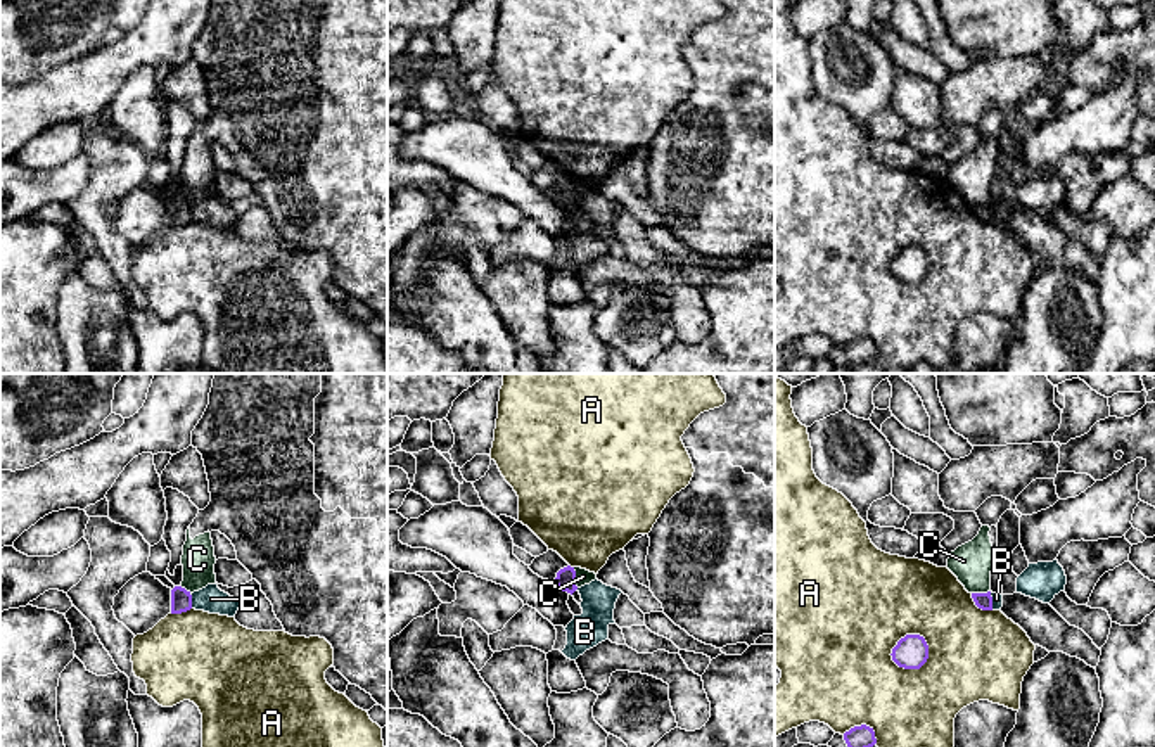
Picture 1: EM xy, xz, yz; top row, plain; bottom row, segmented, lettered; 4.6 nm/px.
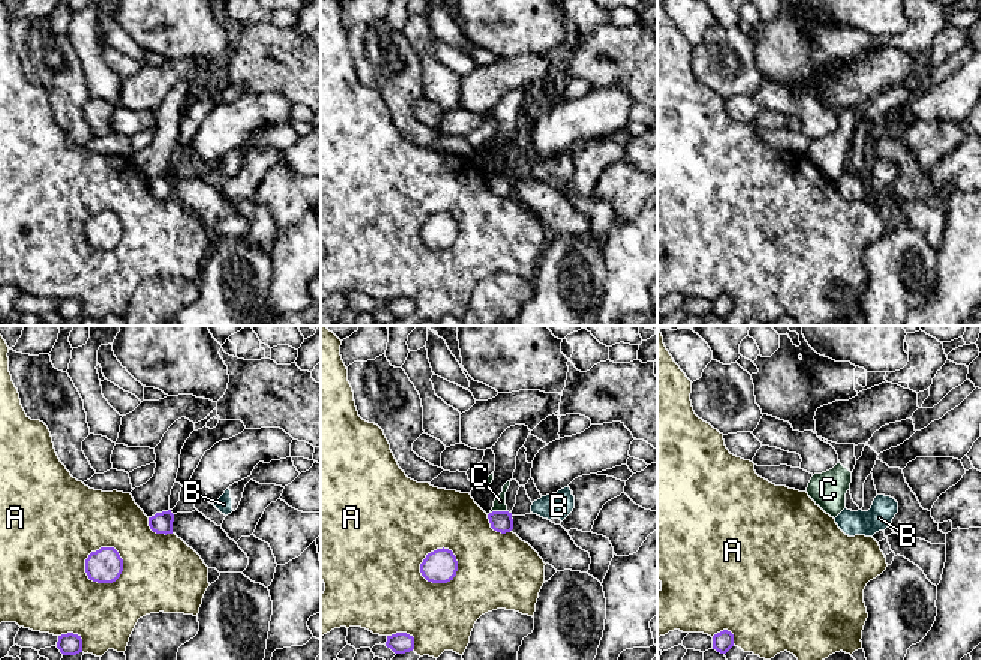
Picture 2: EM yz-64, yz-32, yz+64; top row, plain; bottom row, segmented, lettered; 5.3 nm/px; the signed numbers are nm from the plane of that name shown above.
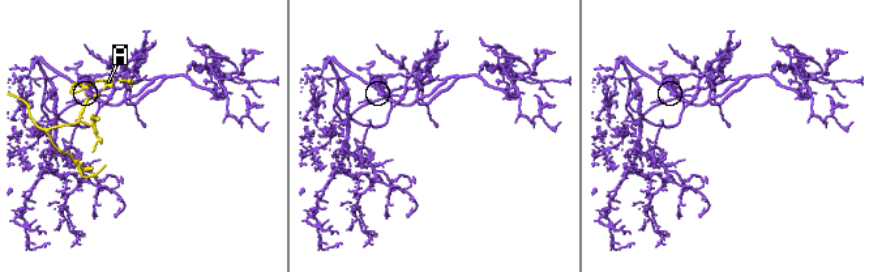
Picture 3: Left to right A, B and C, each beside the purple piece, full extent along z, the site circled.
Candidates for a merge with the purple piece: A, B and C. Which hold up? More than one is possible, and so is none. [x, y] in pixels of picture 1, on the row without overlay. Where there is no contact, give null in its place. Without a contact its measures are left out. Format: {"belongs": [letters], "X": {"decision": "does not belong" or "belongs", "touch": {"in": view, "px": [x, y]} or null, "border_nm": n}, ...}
{"belongs": [], "A": {"decision": "does not belong", "touch": {"in": "yz", "px": [908, 248]}, "border_nm": 200}, "B": {"decision": "does not belong", "touch": {"in": "xy", "px": [191, 213]}, "border_nm": 70}, "C": {"decision": "does not belong", "touch": {"in": "xz", "px": [574, 191]}, "border_nm": 100}}

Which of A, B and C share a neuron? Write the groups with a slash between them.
A / B / C

